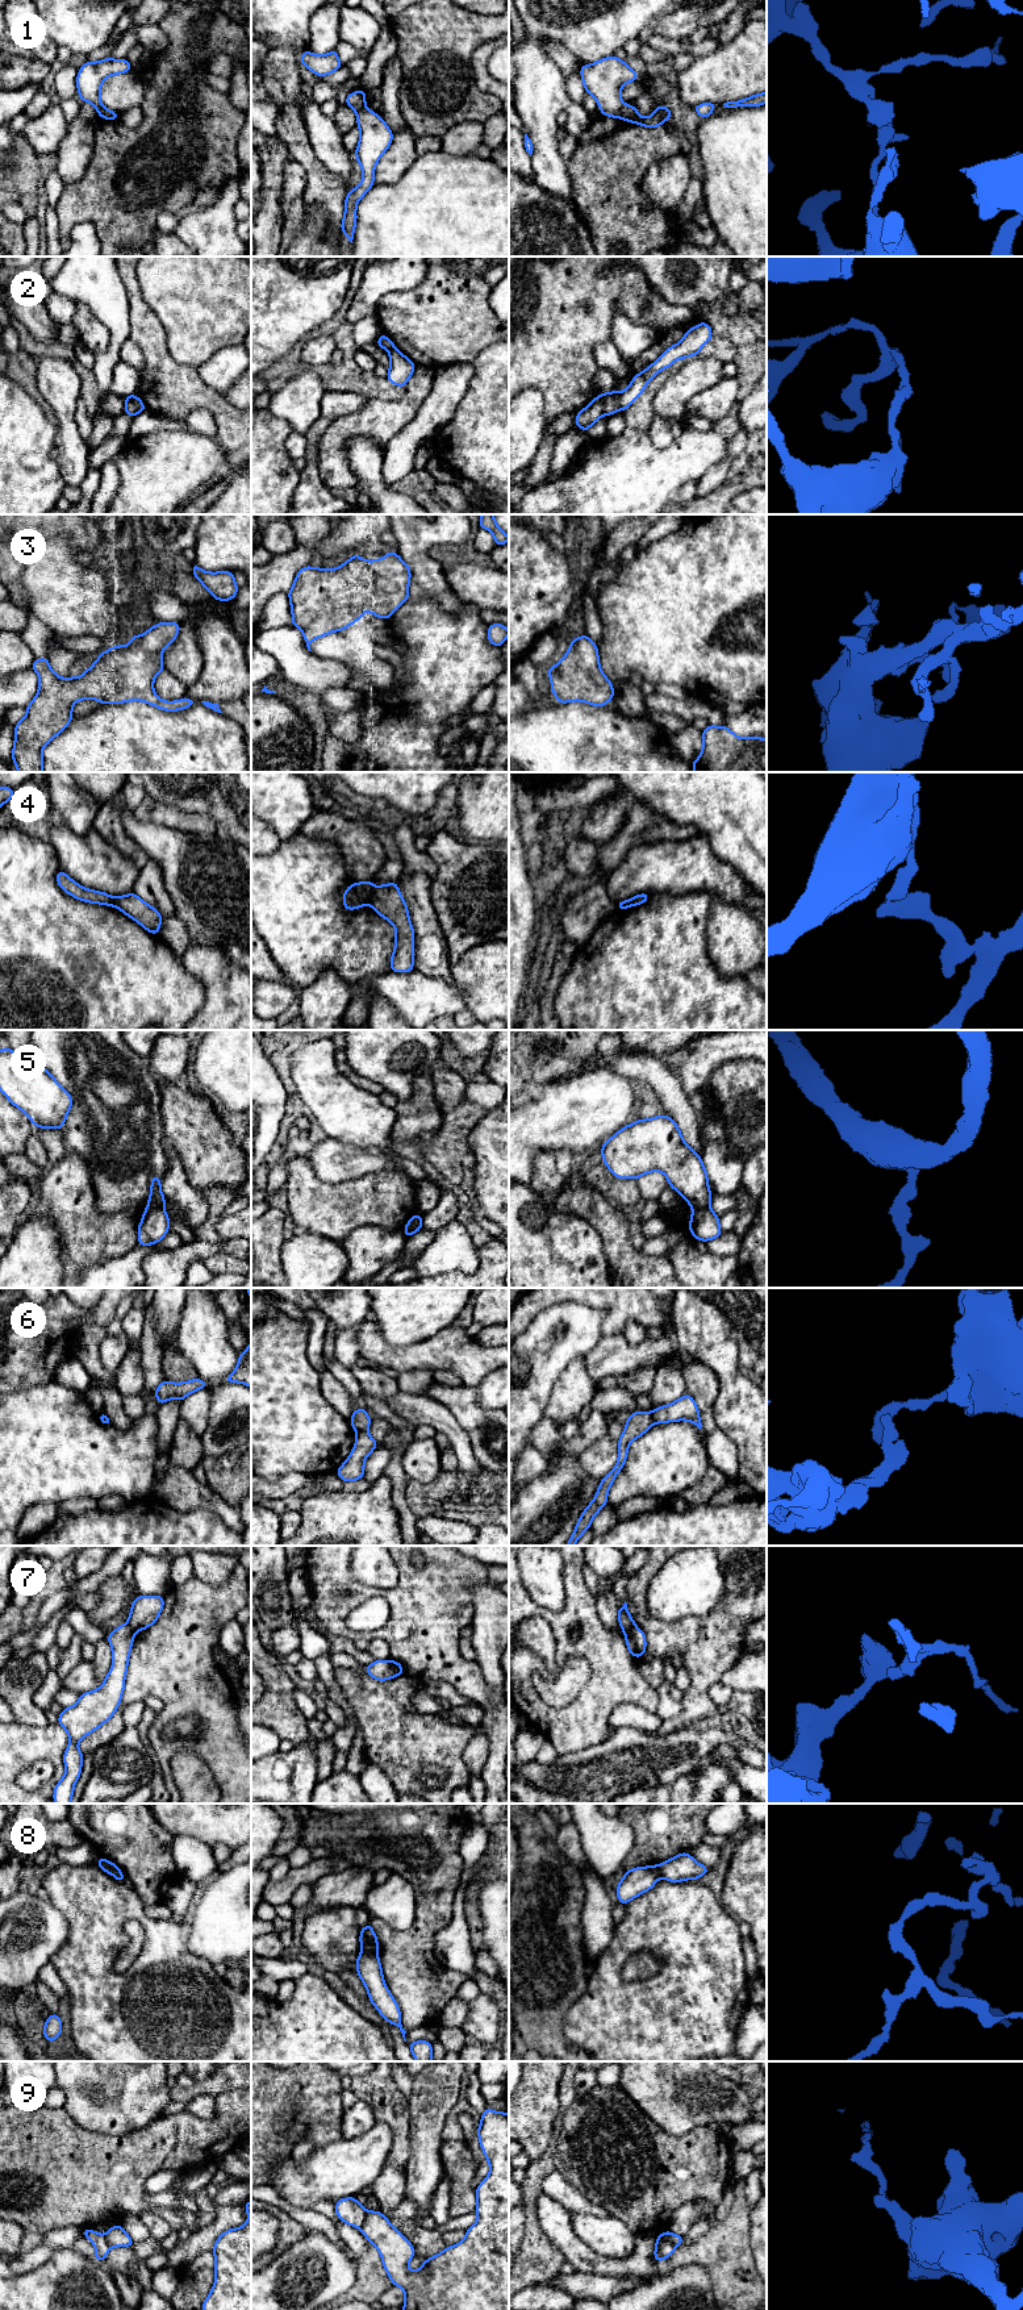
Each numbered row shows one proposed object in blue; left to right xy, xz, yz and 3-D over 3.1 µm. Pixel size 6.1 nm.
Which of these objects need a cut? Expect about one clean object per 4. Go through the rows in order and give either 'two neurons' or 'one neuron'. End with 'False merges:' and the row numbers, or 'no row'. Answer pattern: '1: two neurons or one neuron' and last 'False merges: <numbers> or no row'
1: two neurons
2: two neurons
3: one neuron
4: two neurons
5: two neurons
6: two neurons
7: two neurons
8: two neurons
9: two neurons
False merges: 1, 2, 4, 5, 6, 7, 8, 9

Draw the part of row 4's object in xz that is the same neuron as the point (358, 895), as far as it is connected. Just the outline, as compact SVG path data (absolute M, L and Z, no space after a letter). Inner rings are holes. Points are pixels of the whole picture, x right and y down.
M371 880L354 883L346 888L343 893L343 906L347 910L363 908L367 905L373 895L373 883Z

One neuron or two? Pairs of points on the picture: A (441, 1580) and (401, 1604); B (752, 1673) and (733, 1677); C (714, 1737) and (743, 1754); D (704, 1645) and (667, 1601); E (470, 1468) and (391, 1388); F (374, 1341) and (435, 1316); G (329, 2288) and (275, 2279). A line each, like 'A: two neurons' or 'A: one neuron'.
A: one neuron
B: one neuron
C: one neuron
D: two neurons
E: two neurons
F: two neurons
G: one neuron

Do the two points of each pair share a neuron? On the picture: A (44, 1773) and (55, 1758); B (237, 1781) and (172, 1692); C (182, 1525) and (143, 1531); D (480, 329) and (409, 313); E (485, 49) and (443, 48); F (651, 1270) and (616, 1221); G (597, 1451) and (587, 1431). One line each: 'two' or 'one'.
A: two
B: one
C: one
D: one
E: two
F: one
G: two

